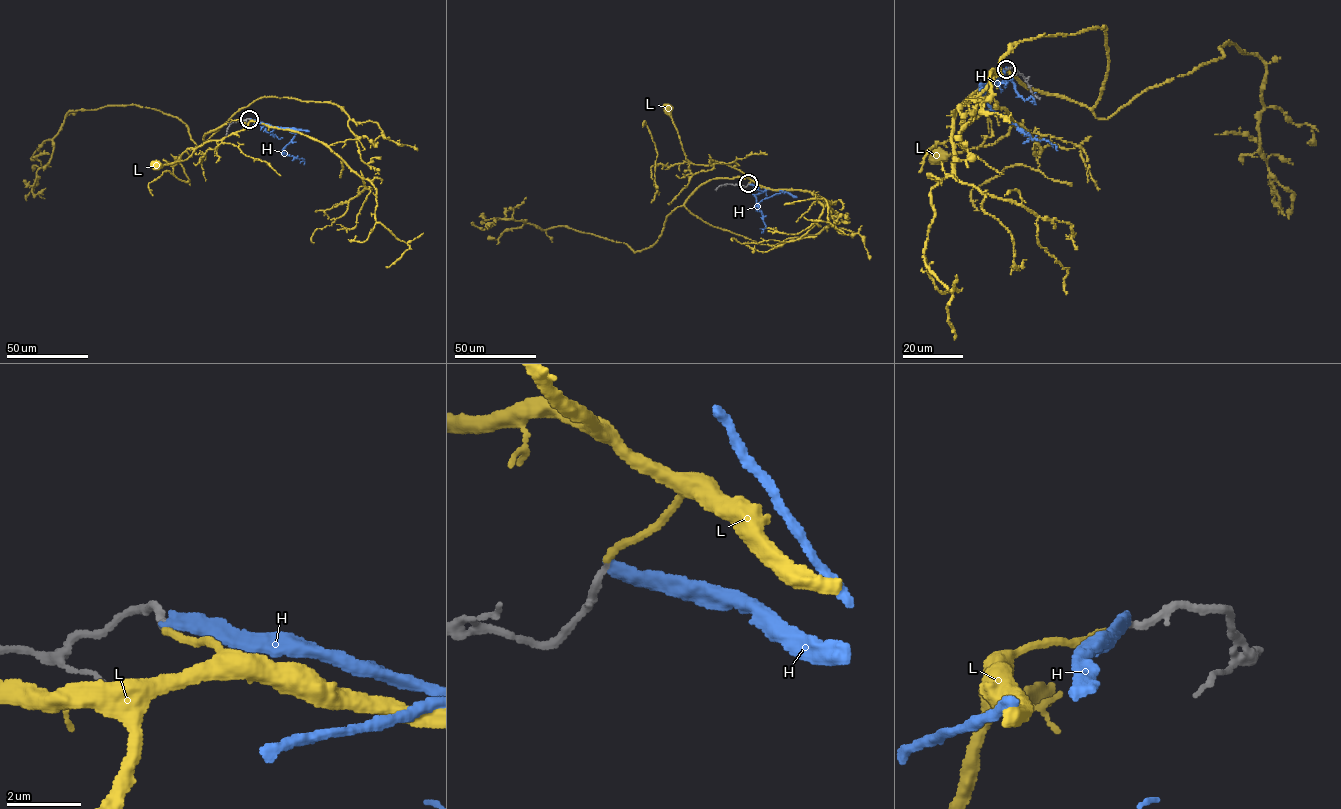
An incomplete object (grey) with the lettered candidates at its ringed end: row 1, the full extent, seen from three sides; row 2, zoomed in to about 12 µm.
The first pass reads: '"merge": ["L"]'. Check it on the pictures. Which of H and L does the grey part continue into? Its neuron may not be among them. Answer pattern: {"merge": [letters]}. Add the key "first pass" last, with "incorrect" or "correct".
{"merge": ["L"], "first pass": "correct"}

